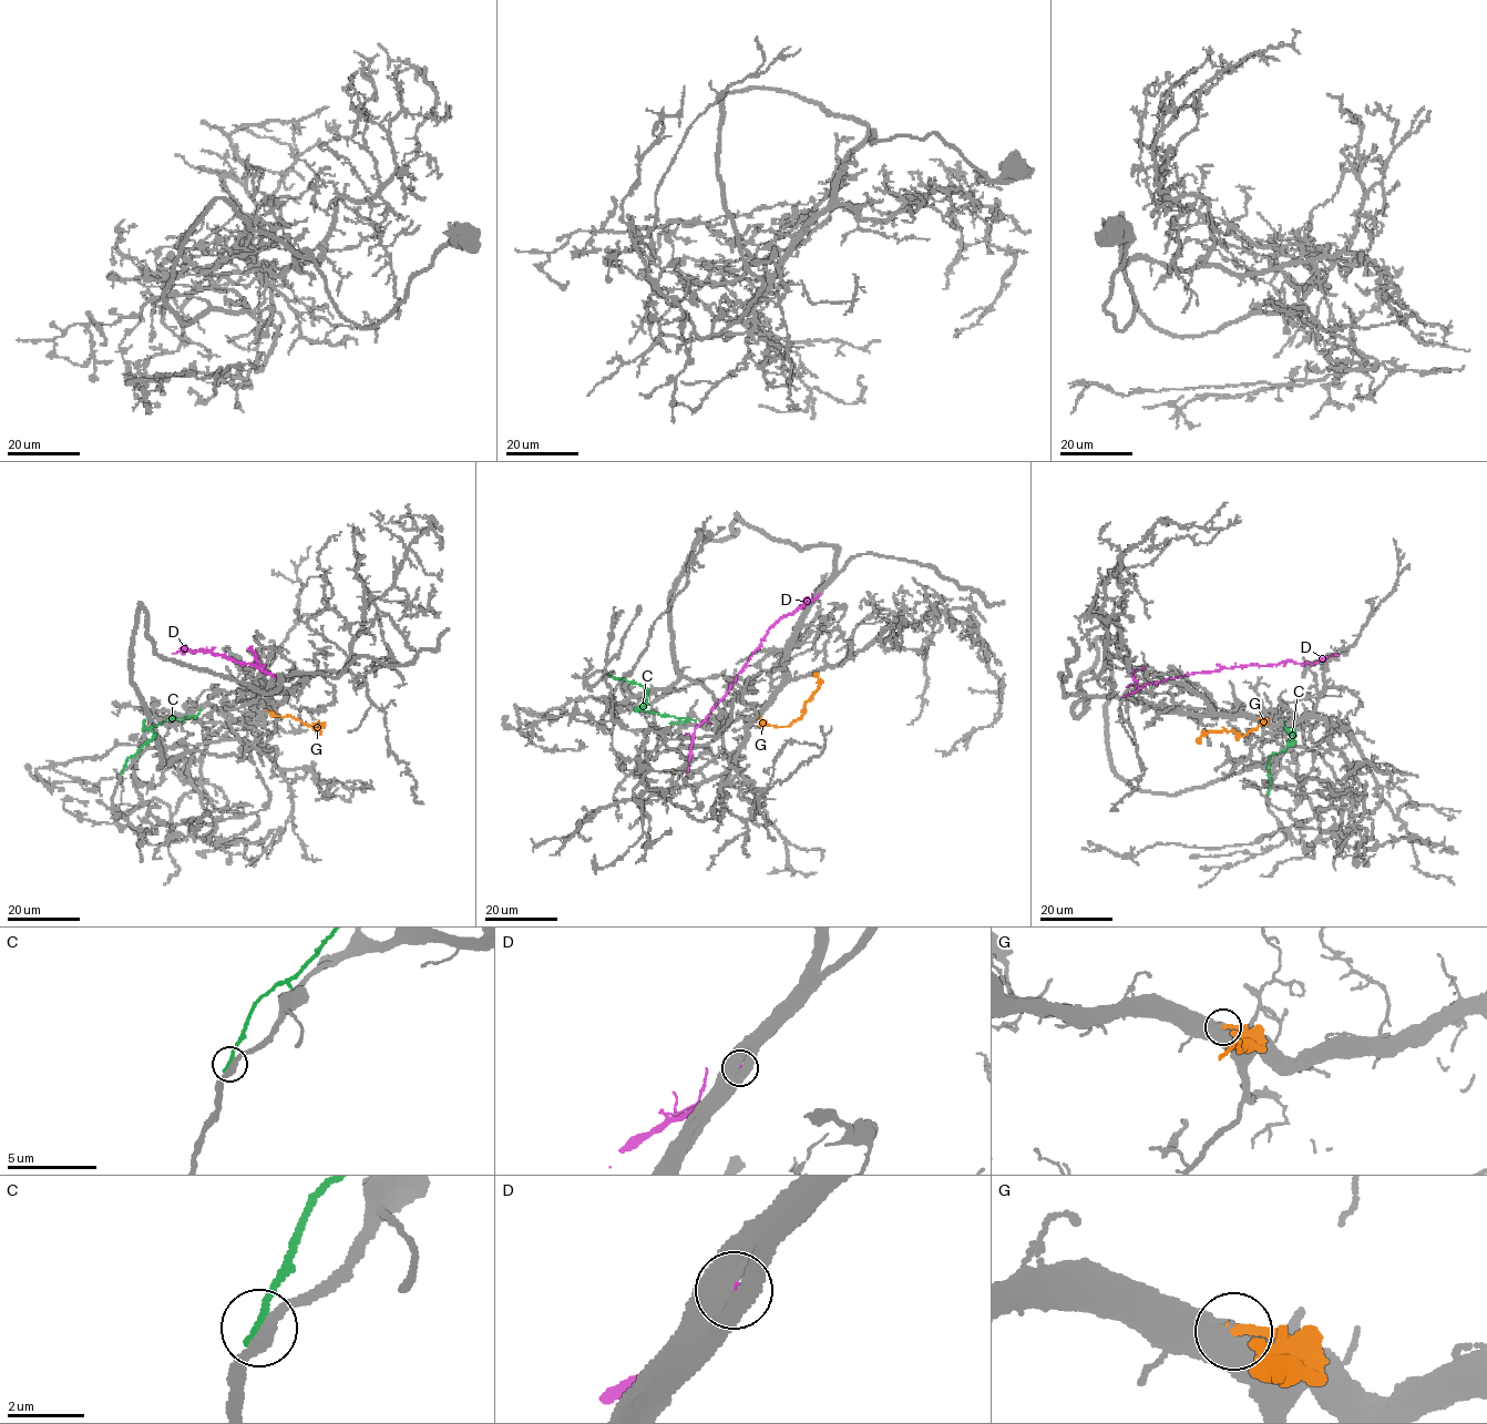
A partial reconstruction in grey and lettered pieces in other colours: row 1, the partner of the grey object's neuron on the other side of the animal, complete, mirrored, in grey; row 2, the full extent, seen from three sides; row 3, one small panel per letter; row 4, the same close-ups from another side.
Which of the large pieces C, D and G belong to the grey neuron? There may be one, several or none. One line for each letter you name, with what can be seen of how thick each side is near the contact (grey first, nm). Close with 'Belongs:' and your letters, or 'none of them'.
Belongs: none of them

